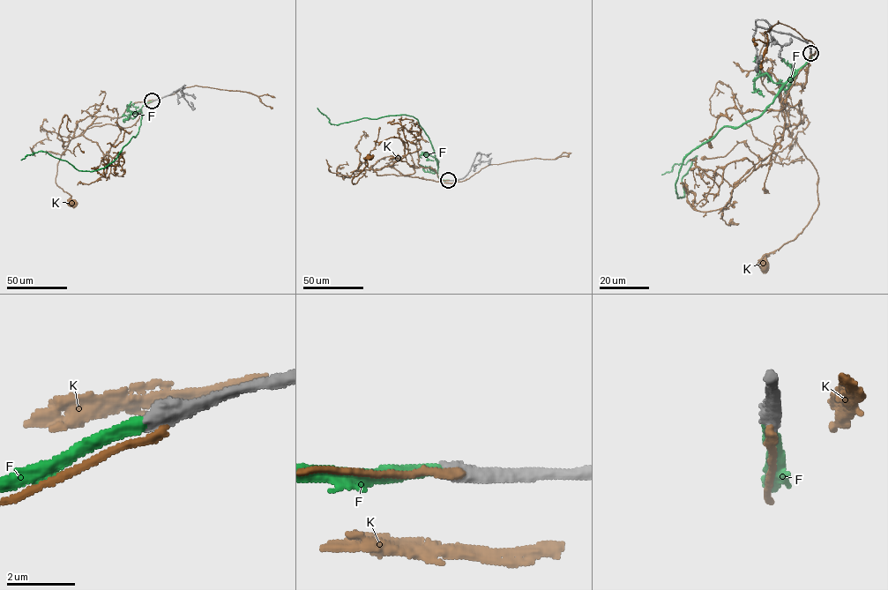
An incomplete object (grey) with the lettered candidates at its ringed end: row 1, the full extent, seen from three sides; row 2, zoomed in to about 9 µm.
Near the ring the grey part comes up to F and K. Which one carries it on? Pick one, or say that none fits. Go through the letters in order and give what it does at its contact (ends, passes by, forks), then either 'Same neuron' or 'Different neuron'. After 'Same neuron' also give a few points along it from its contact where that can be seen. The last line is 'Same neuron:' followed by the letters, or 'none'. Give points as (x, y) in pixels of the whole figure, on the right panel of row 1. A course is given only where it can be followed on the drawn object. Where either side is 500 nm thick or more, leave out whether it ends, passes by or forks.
F: Same neuron. Its course: (810, 53), (758, 115), (723, 126), (684, 158), (675, 182), (684, 197), (682, 177), (697, 156), (661, 175)
K: Different neuron
Same neuron: F

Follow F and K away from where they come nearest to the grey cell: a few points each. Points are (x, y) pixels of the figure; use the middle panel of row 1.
F: (448, 180), (438, 177), (429, 138), (414, 117), (362, 117), (334, 124), (317, 108)
K: (448, 180), (440, 179), (429, 167), (415, 166), (414, 173), (399, 175), (366, 169), (353, 183), (369, 158)

